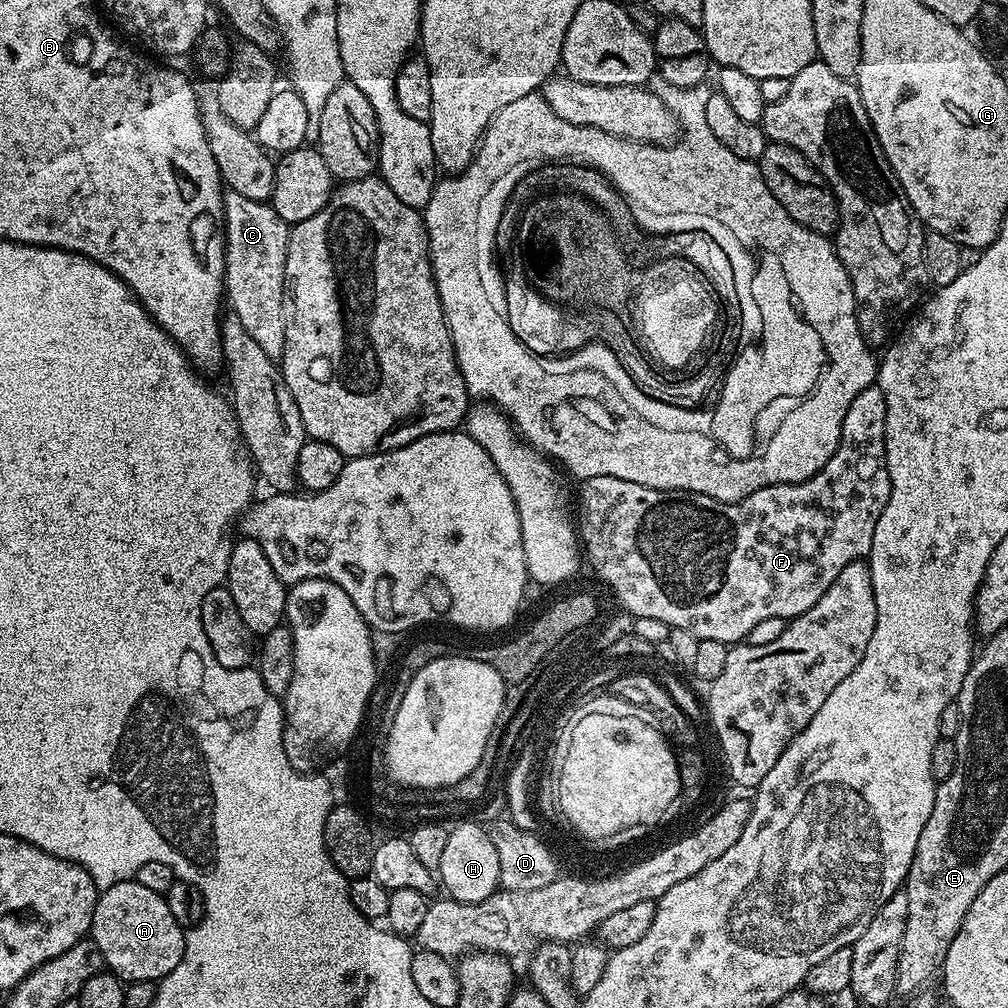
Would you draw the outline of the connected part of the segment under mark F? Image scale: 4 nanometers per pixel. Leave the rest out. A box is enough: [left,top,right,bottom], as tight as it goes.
[578,382,892,646]

